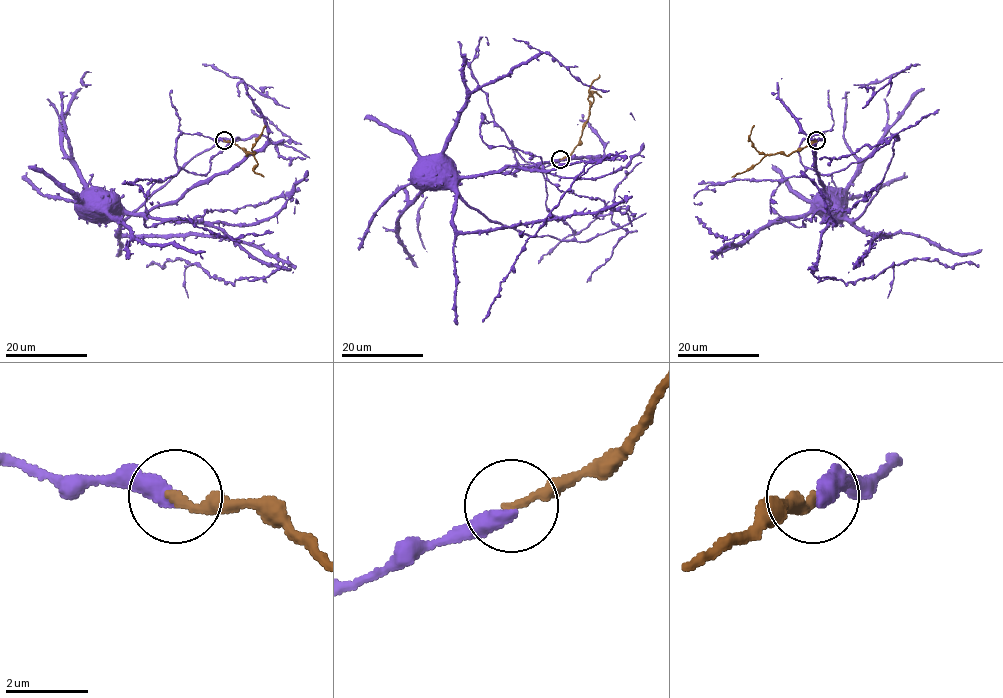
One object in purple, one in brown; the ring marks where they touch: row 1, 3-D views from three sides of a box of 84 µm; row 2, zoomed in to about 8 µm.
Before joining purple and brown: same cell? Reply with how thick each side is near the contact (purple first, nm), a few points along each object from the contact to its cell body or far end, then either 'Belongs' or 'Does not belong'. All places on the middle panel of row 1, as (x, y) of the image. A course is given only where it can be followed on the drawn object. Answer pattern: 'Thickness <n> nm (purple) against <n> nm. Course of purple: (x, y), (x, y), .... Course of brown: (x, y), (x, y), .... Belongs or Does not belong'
Thickness 440 nm (purple) against 200 nm. Course of purple: (560, 160), (519, 163), (511, 142), (571, 240), (490, 221), (457, 182), (613, 156), (564, 194), (482, 322). Course of brown: (560, 159), (568, 156), (578, 143), (593, 101), (589, 88), (599, 74). Belongs

